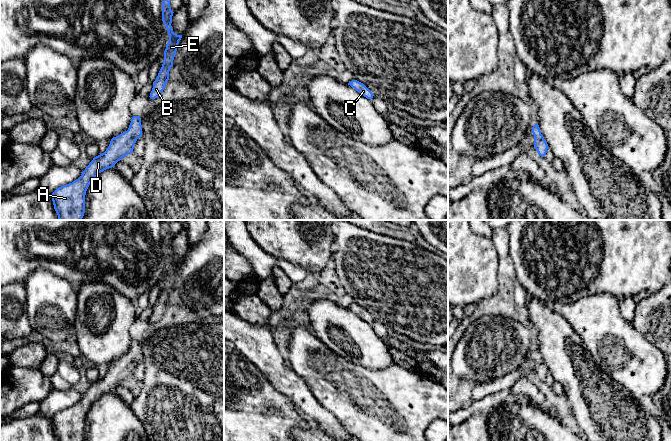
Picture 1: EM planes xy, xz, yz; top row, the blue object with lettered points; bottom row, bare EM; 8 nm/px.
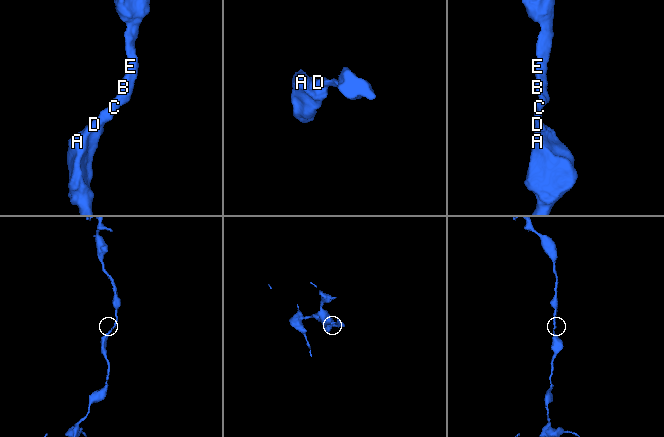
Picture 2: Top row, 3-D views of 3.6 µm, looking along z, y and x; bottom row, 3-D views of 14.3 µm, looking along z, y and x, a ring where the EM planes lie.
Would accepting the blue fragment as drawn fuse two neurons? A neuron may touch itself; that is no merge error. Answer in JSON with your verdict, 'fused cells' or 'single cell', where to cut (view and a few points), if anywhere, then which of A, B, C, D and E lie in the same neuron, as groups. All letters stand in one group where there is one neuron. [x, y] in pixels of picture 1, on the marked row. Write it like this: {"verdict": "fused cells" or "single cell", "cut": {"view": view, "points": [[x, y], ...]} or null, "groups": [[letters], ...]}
{"verdict": "single cell", "cut": null, "groups": [["A", "B", "C", "D", "E"]]}

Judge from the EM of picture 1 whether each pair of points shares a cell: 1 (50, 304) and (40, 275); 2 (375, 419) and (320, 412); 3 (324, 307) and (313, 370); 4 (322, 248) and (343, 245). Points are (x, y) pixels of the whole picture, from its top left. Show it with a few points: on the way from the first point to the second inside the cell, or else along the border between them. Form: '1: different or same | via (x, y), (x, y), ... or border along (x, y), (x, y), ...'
1: same | via (48, 297), (40, 282)
2: different | border along (316, 398), (346, 430)
3: different | border along (307, 323), (311, 331), (336, 354)
4: different | border along (335, 230), (334, 250), (331, 258)

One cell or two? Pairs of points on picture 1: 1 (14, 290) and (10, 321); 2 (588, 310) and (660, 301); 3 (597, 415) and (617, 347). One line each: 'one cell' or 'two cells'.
1: one cell
2: two cells
3: two cells

